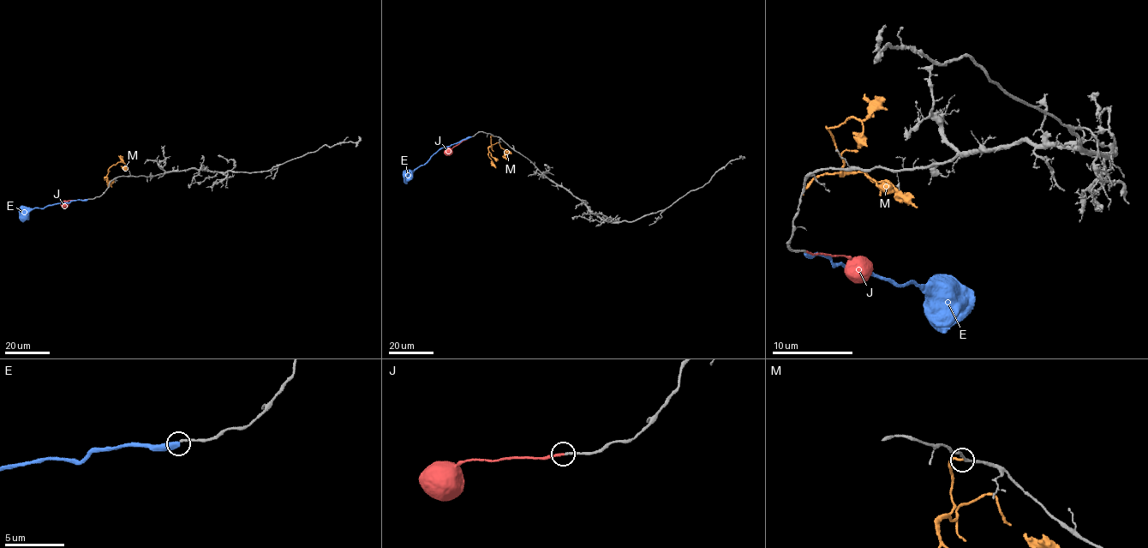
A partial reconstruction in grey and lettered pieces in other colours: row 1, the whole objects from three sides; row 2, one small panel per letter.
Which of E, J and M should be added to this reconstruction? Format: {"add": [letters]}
{"add": ["J"]}

